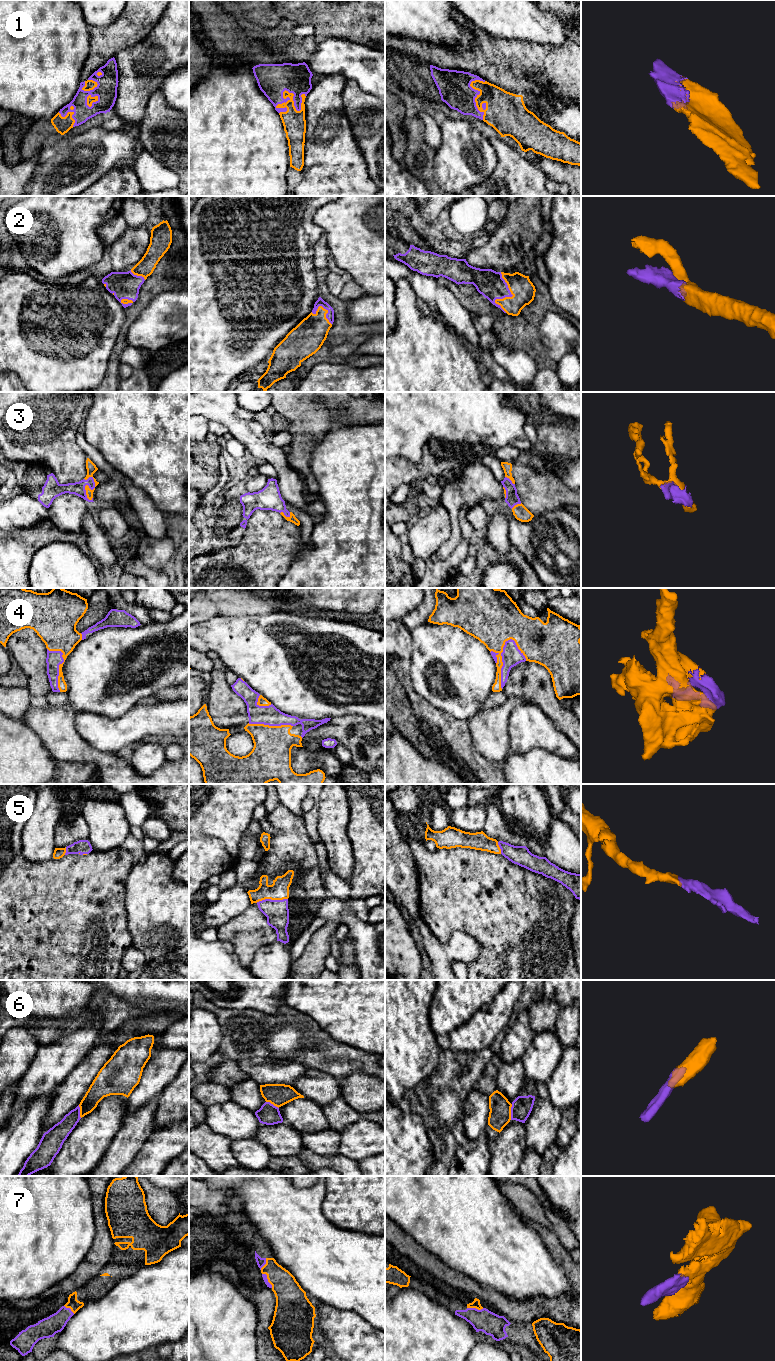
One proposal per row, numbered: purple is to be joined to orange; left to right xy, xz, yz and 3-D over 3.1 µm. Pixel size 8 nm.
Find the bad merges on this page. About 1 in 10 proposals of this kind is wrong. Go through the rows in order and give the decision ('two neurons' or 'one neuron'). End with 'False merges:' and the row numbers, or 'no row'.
1: one neuron
2: one neuron
3: one neuron
4: one neuron
5: one neuron
6: two neurons
7: one neuron
False merges: 6

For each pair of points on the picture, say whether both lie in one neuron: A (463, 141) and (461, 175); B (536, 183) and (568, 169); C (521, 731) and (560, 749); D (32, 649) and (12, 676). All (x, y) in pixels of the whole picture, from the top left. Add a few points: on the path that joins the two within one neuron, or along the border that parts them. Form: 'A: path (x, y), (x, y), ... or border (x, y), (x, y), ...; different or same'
A: path (461, 149), (461, 167); same
B: border (531, 162), (548, 177); different
C: path (531, 731), (538, 731), (550, 739); same
D: border (14, 661), (23, 672); different

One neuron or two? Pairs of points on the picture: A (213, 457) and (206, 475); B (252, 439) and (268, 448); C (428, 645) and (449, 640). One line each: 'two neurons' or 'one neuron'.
A: one neuron
B: one neuron
C: one neuron

